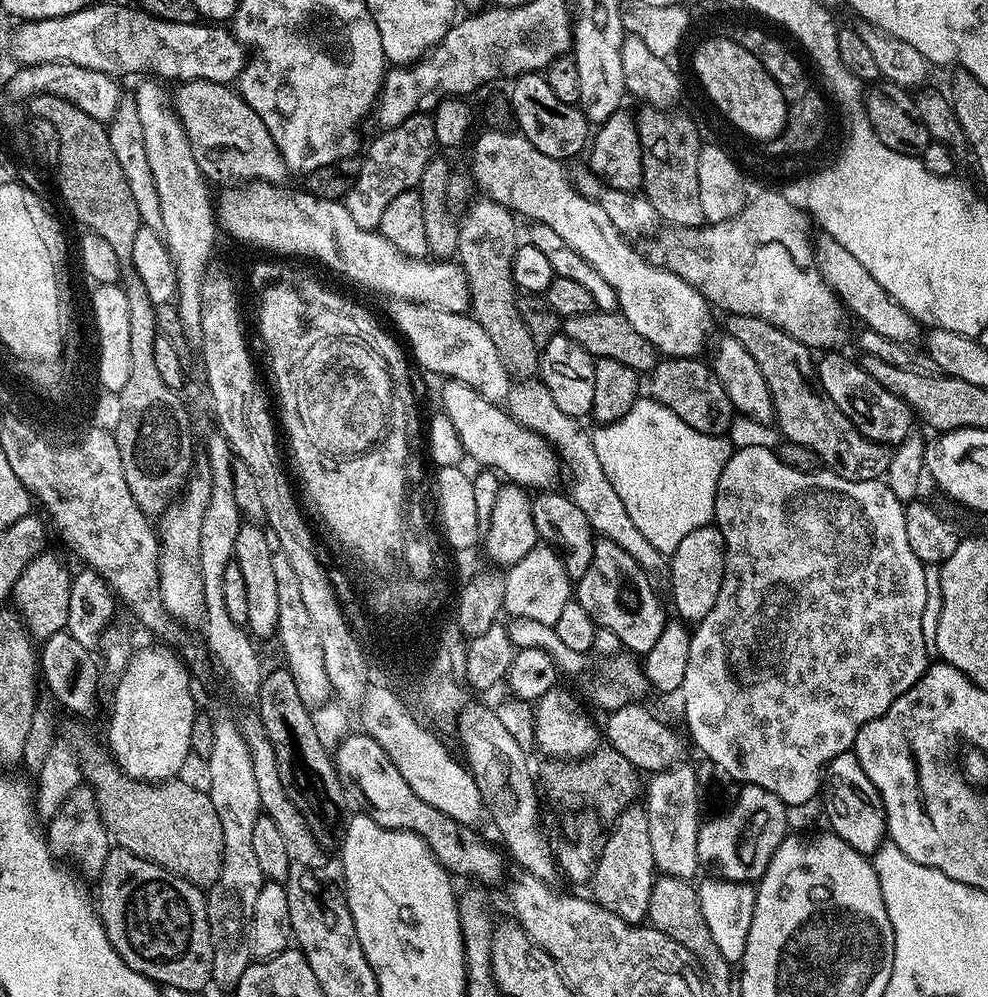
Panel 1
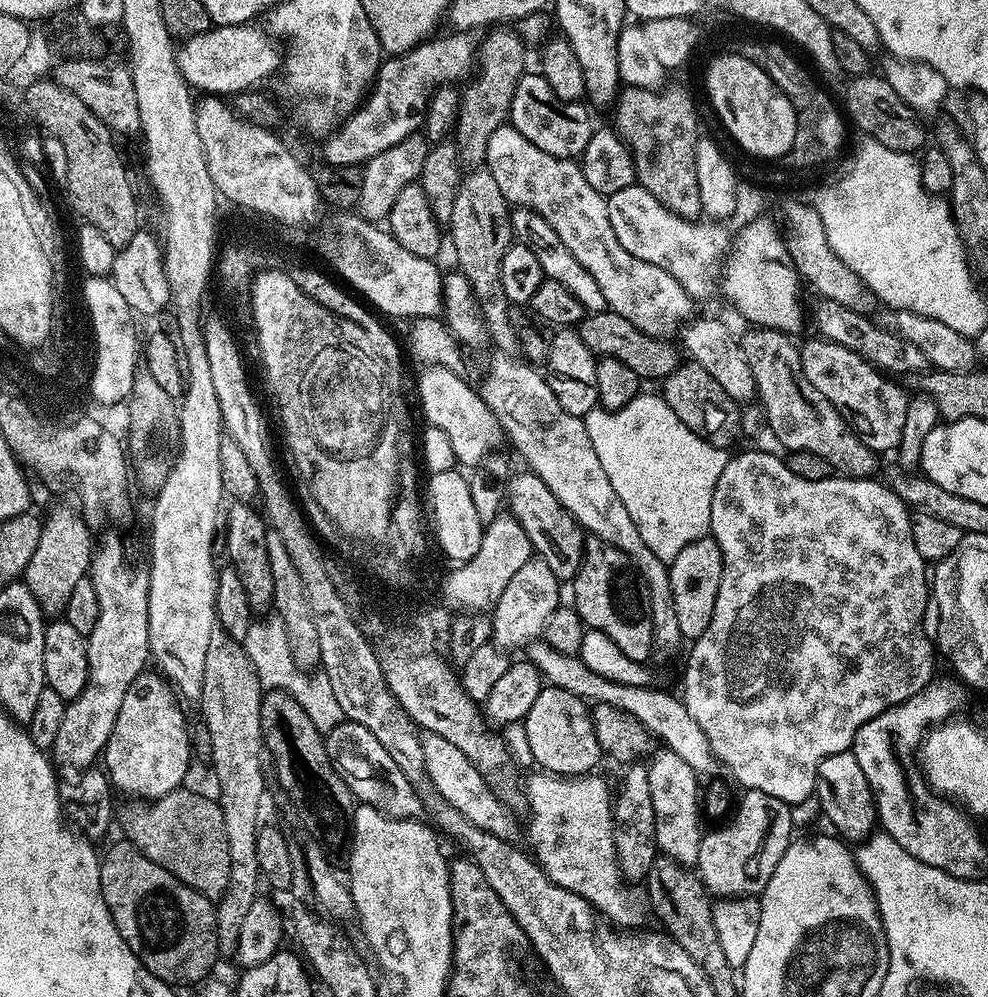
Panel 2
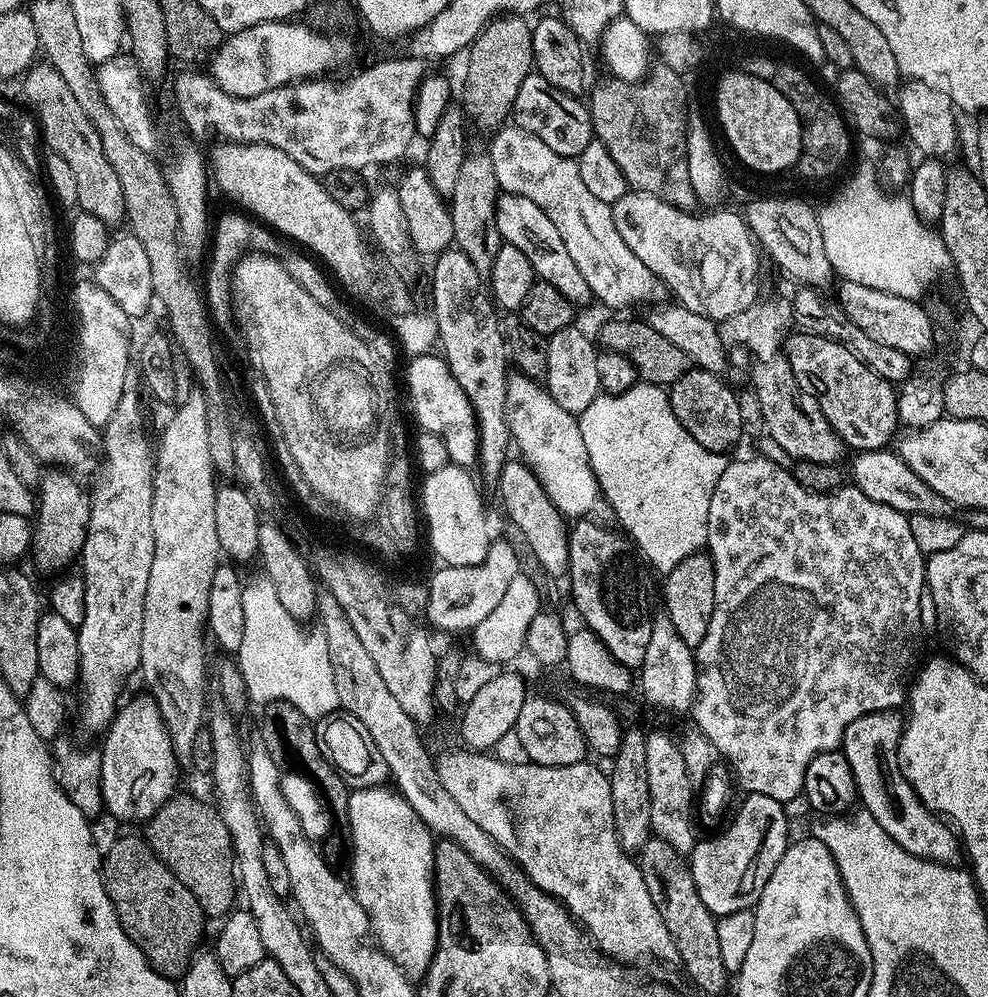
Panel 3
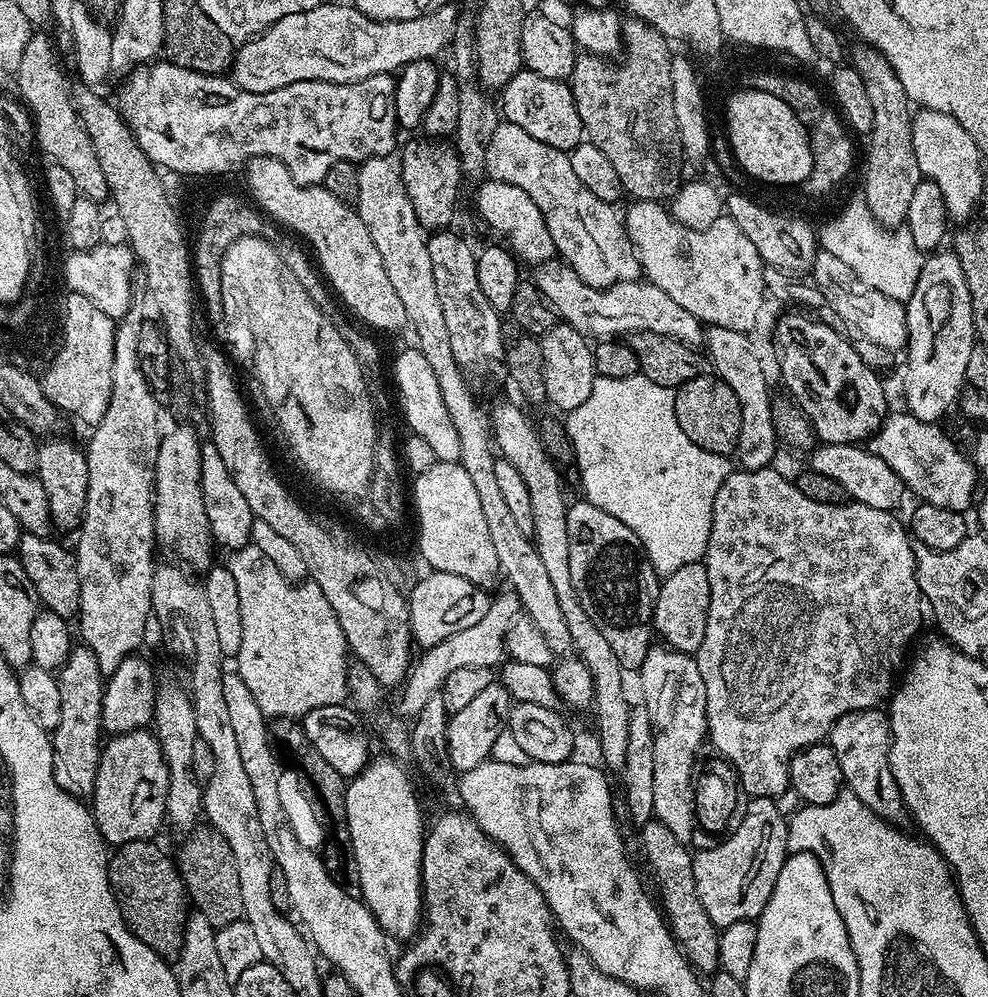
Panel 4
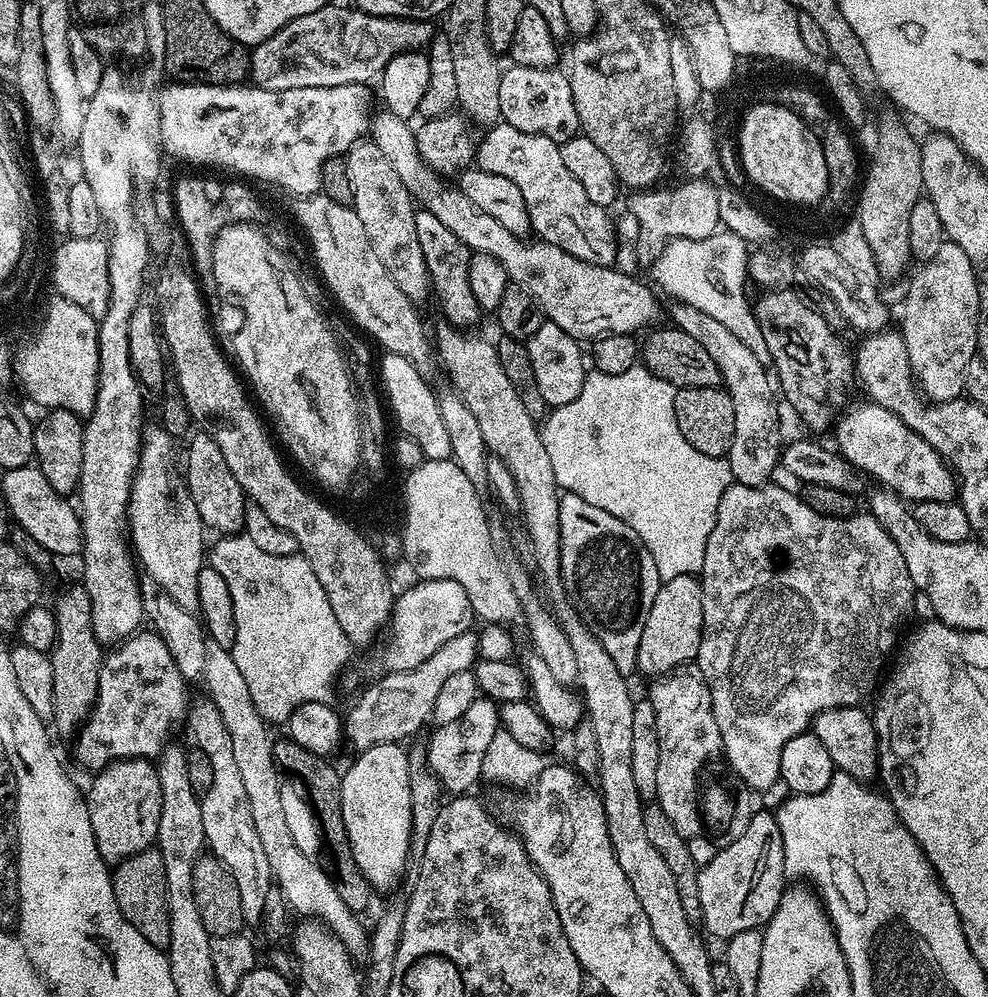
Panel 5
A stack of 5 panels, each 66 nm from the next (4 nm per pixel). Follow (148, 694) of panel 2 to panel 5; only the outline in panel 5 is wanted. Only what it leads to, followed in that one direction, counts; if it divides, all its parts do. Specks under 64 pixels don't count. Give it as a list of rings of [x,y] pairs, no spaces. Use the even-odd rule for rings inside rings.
[[[144,758],[130,760],[113,760],[106,768],[95,773],[92,789],[87,789],[86,799],[90,826],[94,826],[94,838],[98,842],[98,854],[109,866],[120,864],[126,858],[142,850],[153,847],[158,834],[158,818],[162,810],[162,786],[160,774],[155,763]]]

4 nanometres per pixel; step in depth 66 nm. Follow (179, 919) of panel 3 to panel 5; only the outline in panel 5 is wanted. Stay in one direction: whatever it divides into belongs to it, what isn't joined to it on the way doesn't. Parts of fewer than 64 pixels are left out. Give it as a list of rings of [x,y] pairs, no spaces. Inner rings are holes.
[[[155,847],[142,850],[120,864],[112,872],[112,889],[118,902],[118,910],[156,948],[167,949],[170,942],[170,914],[166,898],[166,870],[162,866],[162,854]]]

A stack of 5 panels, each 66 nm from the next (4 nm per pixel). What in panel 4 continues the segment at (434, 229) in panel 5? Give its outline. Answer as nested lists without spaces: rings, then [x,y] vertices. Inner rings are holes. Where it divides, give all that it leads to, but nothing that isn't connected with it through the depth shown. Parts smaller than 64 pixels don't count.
[[[436,230],[427,237],[430,263],[433,267],[438,302],[442,304],[450,347],[457,365],[471,381],[484,380],[488,376],[505,375],[504,343],[502,342],[502,316],[486,302],[482,288],[478,286],[477,253],[453,230]]]

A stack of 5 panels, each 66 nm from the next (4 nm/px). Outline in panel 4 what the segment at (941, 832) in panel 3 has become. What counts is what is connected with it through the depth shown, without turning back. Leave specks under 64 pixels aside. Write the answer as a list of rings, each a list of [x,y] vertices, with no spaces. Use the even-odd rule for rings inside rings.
[[[879,707],[867,708],[846,714],[834,722],[831,732],[826,737],[838,758],[838,766],[842,766],[842,774],[847,791],[854,793],[874,814],[897,826],[909,819],[904,799],[894,782],[894,774],[888,761],[890,733],[887,715]]]

